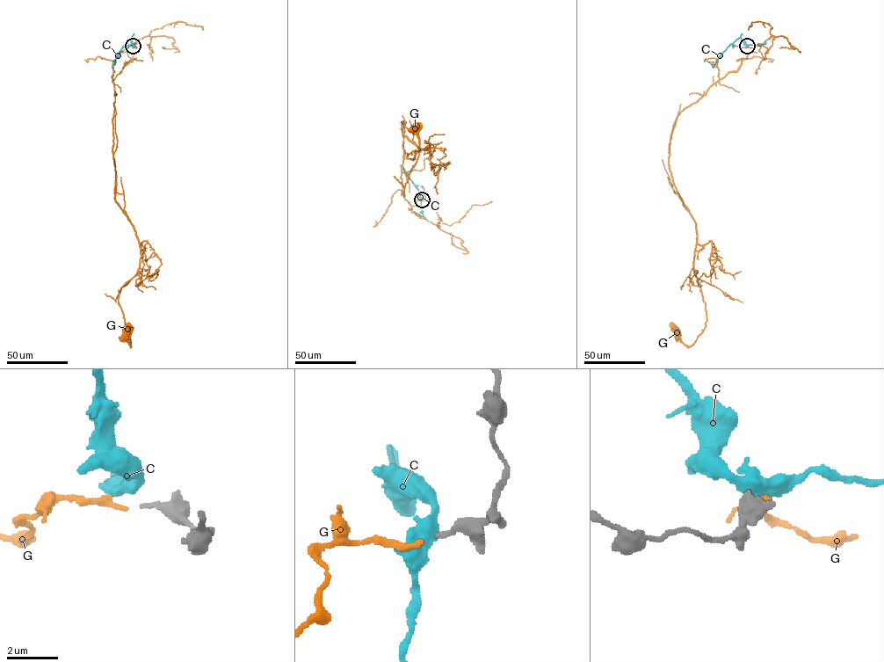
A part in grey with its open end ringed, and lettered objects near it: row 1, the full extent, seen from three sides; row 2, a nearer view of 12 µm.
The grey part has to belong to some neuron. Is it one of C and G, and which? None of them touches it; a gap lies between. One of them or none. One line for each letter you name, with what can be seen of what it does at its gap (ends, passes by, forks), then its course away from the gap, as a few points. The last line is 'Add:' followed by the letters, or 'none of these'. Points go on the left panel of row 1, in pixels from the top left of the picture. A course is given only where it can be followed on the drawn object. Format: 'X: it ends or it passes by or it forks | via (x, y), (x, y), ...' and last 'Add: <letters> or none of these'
G: it ends | via (133, 46), (116, 58), (112, 76), (115, 200), (141, 254), (138, 272), (119, 299), (126, 330)
Add: G

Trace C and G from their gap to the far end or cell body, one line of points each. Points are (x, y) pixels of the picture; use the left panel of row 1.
C: (133, 45), (131, 38), (118, 54), (112, 66), (114, 61)
G: (133, 46), (116, 58), (112, 76), (115, 200), (141, 254), (138, 272), (119, 299), (126, 330)

